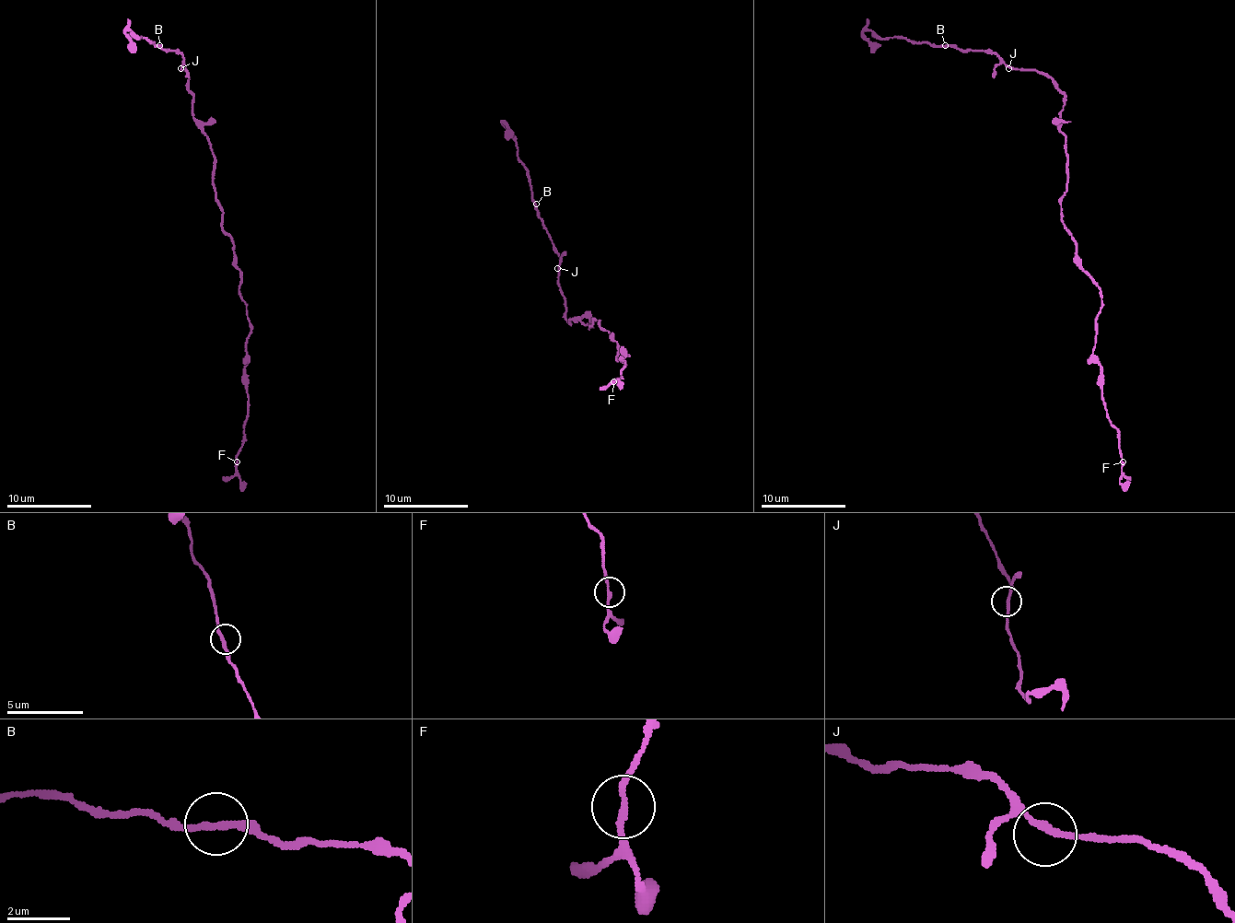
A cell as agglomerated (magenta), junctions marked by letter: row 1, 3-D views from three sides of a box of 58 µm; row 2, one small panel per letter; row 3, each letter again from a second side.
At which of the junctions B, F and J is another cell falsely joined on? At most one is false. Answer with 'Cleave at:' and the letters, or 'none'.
Cleave at: F

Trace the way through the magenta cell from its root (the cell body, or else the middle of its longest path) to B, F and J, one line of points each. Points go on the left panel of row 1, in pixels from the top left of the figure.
B: (213, 175), (215, 154), (202, 124), (193, 115), (189, 75), (180, 68), (182, 55), (159, 45)
F: (213, 175), (221, 228), (234, 243), (240, 299), (250, 329), (244, 368), (249, 410), (236, 461)
J: (213, 175), (215, 154), (202, 124), (193, 115), (193, 92), (189, 87), (189, 75), (180, 68)

